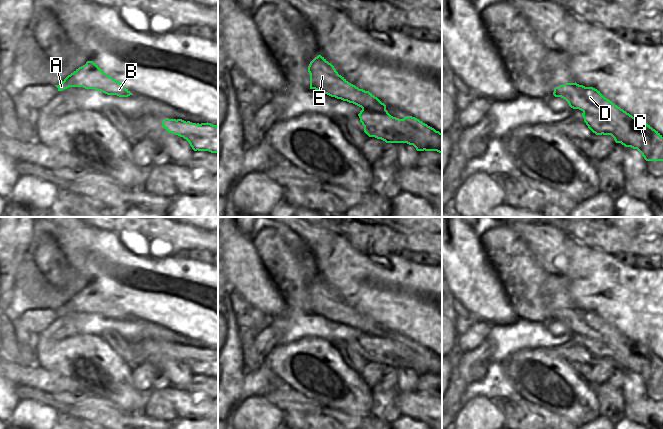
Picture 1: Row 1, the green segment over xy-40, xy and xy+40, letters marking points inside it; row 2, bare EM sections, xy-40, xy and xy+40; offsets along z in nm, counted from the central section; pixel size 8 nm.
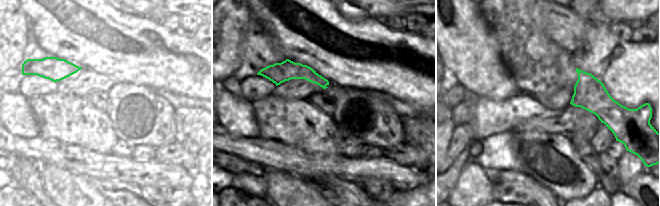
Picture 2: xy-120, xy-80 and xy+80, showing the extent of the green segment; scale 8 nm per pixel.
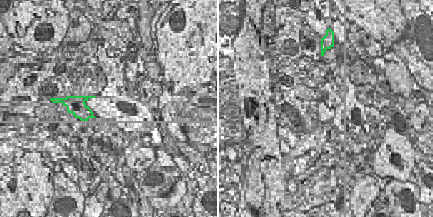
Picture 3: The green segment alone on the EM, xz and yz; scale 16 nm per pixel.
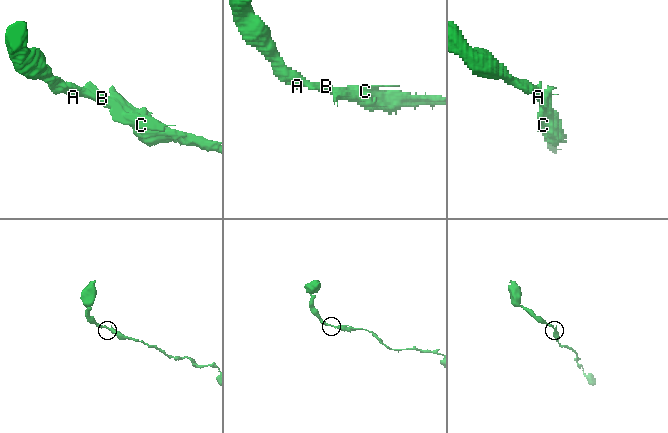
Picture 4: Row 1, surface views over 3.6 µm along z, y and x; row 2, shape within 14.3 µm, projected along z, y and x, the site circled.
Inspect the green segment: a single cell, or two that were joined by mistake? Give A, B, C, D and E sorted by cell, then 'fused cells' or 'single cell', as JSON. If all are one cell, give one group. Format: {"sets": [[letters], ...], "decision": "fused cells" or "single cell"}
{"sets": [["A", "B", "D", "E"], ["C"]], "decision": "fused cells"}

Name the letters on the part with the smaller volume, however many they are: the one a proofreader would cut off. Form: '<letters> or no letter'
C.

